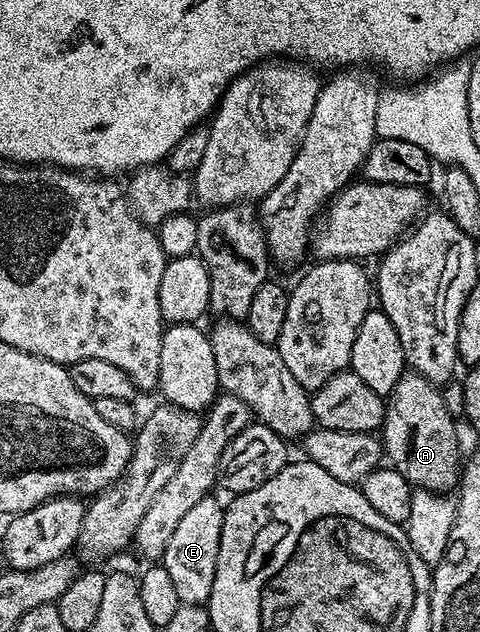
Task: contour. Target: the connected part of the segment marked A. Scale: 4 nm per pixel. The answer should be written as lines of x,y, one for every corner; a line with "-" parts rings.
406,371
387,394
382,426
386,461
416,489
451,494
459,486
462,450
456,439
456,421
442,403
440,389
420,373

